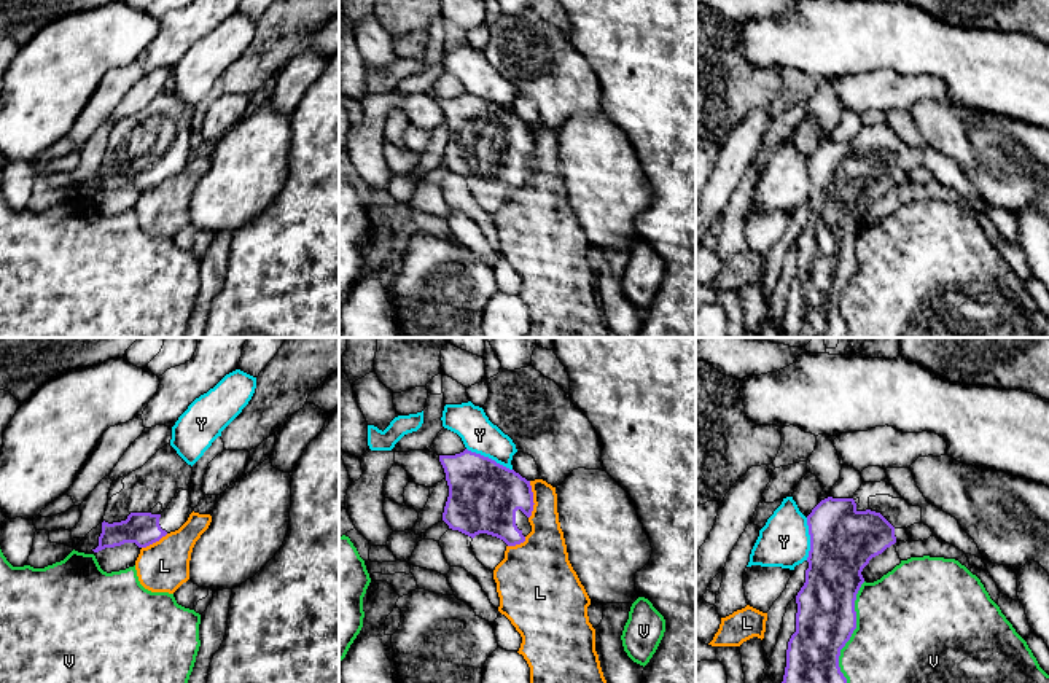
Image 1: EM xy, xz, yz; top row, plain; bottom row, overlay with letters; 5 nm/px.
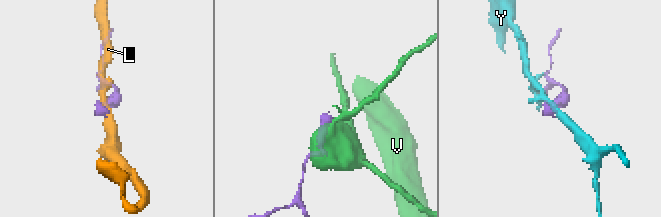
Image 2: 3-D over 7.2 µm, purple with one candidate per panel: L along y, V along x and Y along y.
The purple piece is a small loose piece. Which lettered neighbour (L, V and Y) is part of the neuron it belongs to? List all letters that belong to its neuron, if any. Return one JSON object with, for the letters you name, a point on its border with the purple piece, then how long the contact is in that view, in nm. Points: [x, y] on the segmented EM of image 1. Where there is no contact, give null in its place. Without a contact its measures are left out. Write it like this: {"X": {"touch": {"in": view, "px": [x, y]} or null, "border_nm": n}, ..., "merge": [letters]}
{"merge": []}

